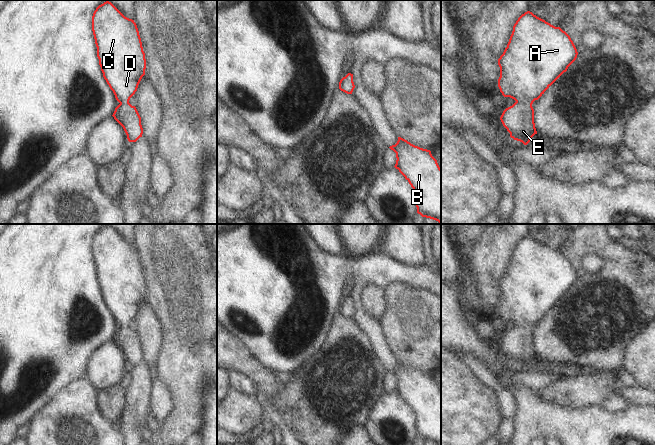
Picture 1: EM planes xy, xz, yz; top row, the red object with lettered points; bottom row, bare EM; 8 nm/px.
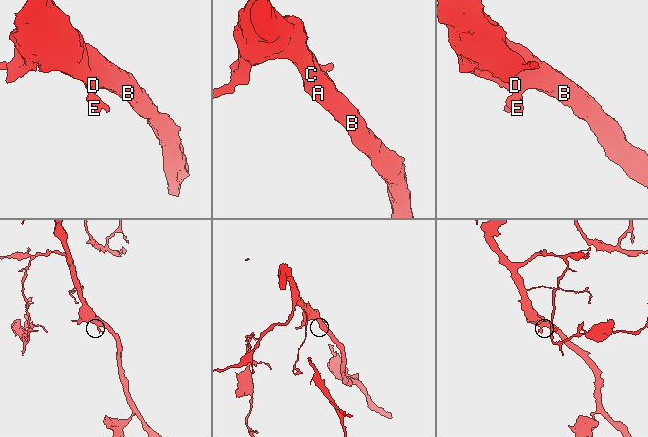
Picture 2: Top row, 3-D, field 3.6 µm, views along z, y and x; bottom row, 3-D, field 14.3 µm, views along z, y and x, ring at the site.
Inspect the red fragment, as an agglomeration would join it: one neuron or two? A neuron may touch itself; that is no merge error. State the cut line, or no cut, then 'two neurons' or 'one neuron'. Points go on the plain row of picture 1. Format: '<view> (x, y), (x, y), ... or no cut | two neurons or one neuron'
no cut | one neuron

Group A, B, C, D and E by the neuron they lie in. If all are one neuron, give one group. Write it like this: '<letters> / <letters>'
A B C D E

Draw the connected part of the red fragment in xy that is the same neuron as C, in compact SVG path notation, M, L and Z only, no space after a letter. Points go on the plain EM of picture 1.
M106 225L93 237L92 255L103 301L120 327L112 340L123 351L128 365L136 366L142 361L143 352L141 341L129 324L146 293L137 249Z

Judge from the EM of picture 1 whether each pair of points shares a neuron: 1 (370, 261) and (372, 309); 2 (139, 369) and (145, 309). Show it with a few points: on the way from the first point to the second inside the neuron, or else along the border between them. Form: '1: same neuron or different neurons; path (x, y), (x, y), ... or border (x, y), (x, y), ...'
1: different neurons; border (383, 289), (372, 284), (365, 284), (358, 297)
2: different neurons; border (142, 359), (148, 367)

